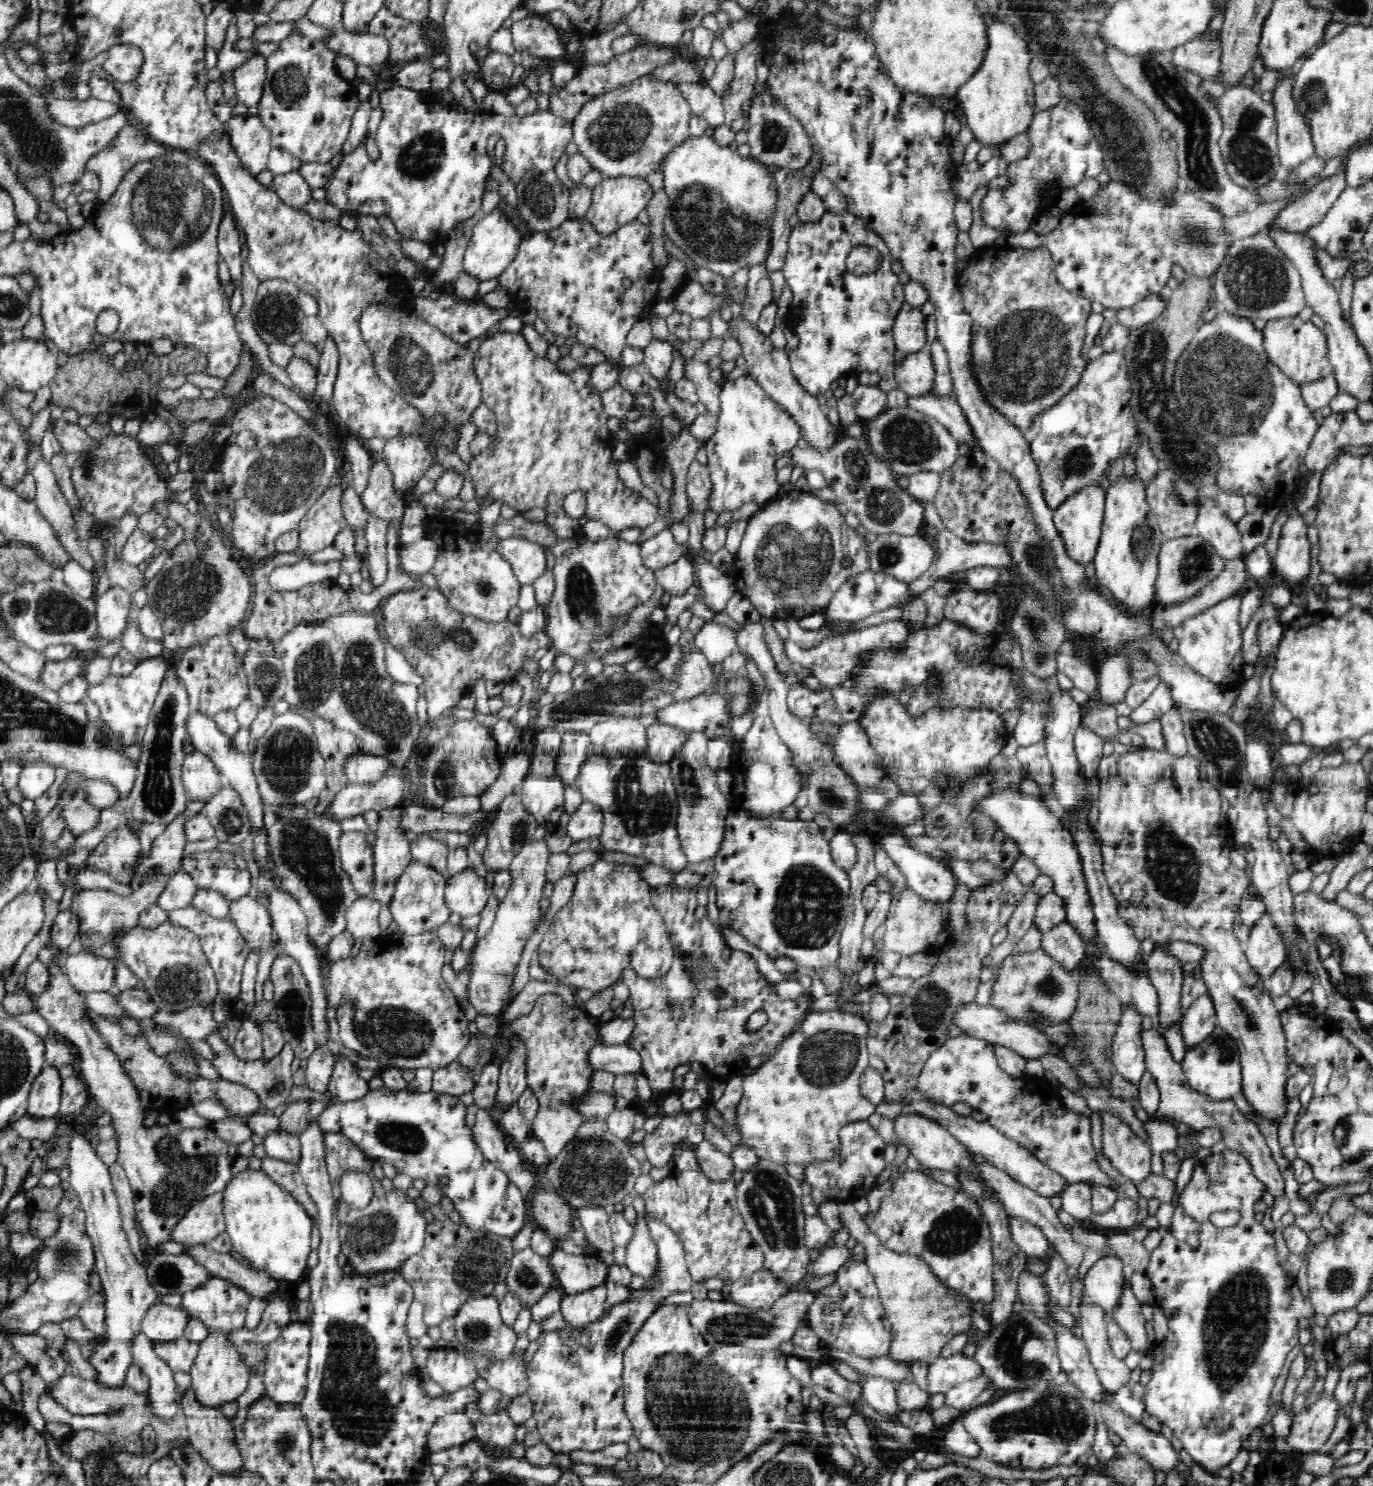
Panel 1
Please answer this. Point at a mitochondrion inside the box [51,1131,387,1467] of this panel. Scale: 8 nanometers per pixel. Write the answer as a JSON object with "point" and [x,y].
{"point":[185,1175]}

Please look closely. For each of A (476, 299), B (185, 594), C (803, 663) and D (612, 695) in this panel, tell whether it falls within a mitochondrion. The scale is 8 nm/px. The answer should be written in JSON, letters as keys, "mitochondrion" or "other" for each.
{"A":"other","B":"mitochondrion","C":"other","D":"mitochondrion"}

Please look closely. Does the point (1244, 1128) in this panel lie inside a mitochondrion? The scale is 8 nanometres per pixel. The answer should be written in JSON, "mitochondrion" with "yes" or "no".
{"mitochondrion":"no"}

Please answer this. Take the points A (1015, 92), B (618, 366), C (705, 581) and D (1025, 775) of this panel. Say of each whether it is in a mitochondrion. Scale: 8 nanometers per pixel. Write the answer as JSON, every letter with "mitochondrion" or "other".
{"A":"other","B":"other","C":"other","D":"other"}

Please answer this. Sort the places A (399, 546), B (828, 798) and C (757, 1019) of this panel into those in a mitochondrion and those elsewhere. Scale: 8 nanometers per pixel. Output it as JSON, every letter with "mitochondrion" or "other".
{"A":"other","B":"mitochondrion","C":"other"}

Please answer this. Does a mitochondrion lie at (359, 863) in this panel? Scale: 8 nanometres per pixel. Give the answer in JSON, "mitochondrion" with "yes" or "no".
{"mitochondrion":"yes"}

